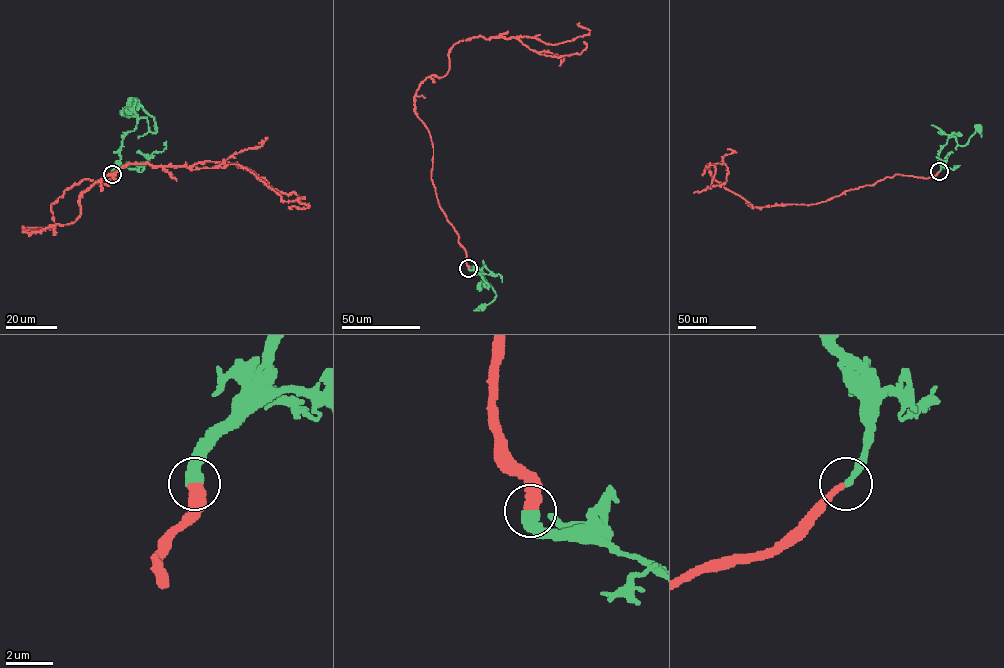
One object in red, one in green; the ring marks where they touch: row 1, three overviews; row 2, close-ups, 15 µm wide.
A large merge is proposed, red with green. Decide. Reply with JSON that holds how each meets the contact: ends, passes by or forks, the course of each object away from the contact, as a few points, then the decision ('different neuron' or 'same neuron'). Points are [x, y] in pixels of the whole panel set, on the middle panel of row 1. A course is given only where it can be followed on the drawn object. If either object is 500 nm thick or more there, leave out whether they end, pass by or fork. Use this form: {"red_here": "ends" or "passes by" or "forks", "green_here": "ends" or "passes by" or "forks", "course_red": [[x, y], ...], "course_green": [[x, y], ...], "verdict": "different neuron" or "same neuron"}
{"red_here": "ends", "green_here": "ends", "course_red": [[468, 268], [431, 179], [433, 148], [416, 91], [444, 76], [461, 40], [555, 45], [587, 35], [579, 22]], "course_green": [[468, 268], [474, 267], [484, 276], [495, 293], [494, 298], [481, 308]], "verdict": "same neuron"}

